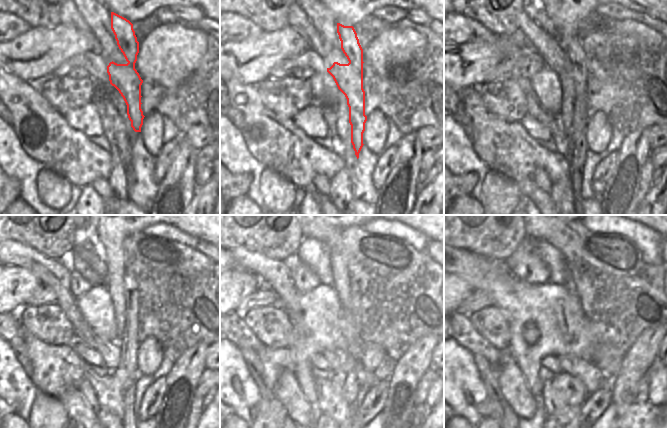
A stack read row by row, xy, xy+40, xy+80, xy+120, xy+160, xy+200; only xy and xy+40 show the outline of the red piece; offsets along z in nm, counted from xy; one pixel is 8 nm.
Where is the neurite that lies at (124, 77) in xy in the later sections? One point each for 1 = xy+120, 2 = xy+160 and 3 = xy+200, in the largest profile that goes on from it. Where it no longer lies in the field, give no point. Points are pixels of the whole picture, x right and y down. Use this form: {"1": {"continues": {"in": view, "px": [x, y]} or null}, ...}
{"1": {"continues": {"in": "xy+120", "px": [127, 374]}}, "2": {"continues": {"in": "xy+160", "px": [347, 383]}}, "3": {"continues": {"in": "xy+200", "px": [572, 389]}}}

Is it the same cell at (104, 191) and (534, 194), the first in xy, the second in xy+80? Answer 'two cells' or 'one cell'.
two cells

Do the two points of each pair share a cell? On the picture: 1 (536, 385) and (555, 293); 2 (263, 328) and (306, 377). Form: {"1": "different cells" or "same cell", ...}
{"1": "same cell", "2": "different cells"}

